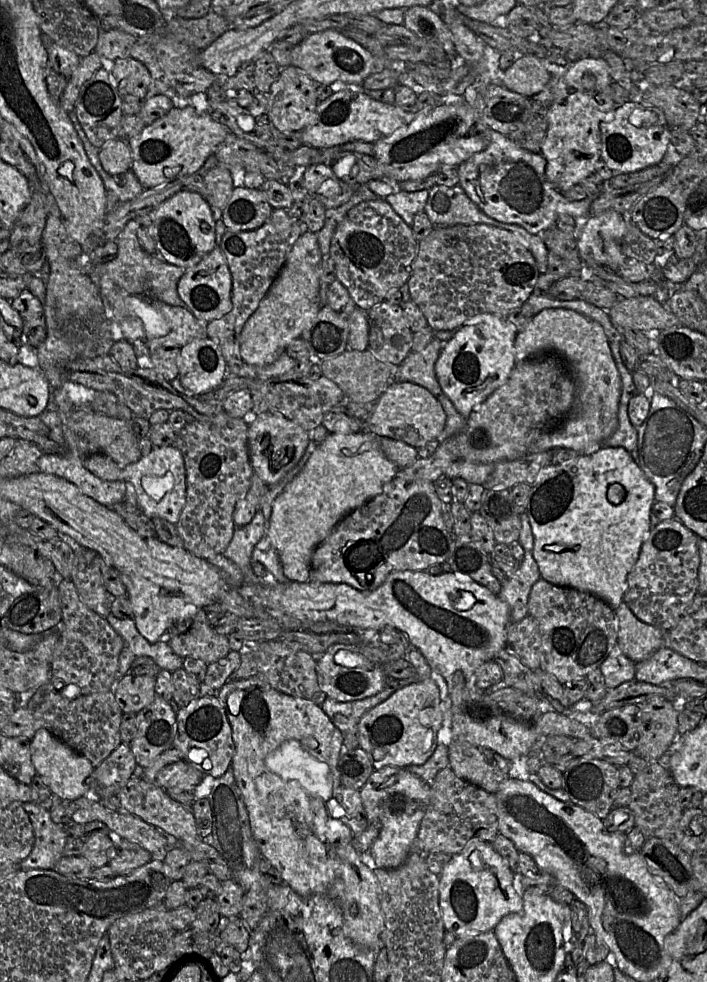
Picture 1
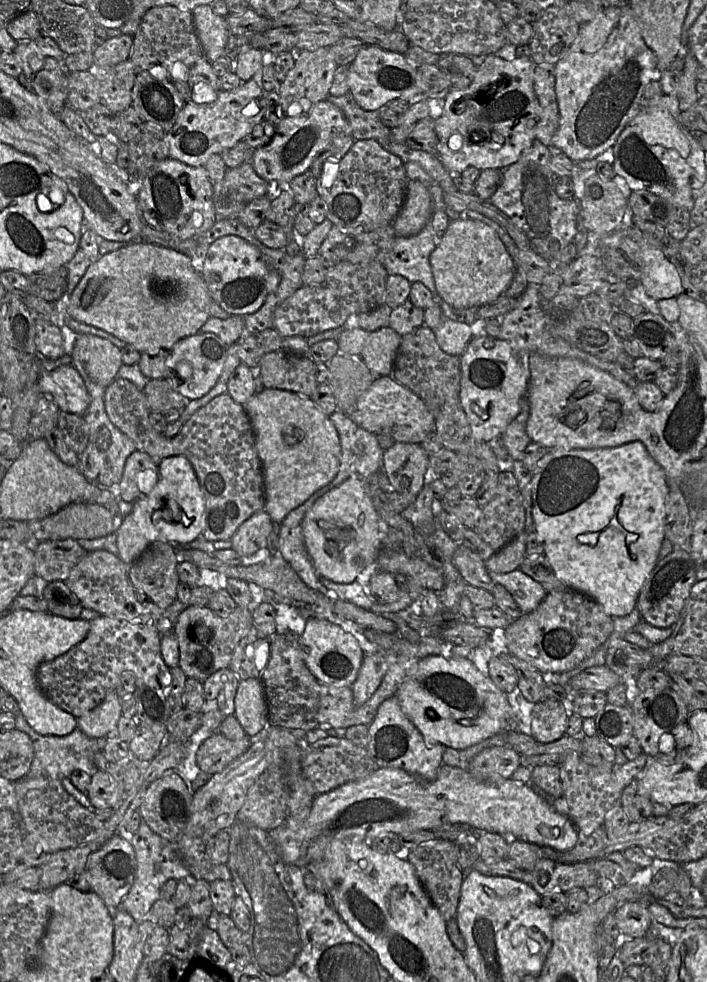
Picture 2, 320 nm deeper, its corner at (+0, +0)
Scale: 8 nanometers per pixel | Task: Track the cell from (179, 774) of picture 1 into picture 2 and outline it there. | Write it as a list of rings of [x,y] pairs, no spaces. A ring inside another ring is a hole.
[[[220,732],[207,738],[196,753],[196,762],[202,772],[213,775],[221,772],[241,756],[250,746],[251,738],[232,741]]]

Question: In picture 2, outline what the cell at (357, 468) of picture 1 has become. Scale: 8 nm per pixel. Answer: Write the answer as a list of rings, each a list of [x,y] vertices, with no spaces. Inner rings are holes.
[[[349,477],[315,501],[302,522],[306,550],[318,574],[339,584],[358,582],[369,593],[369,584],[378,570],[377,557],[381,552],[379,517],[368,493],[368,484],[360,477]]]

